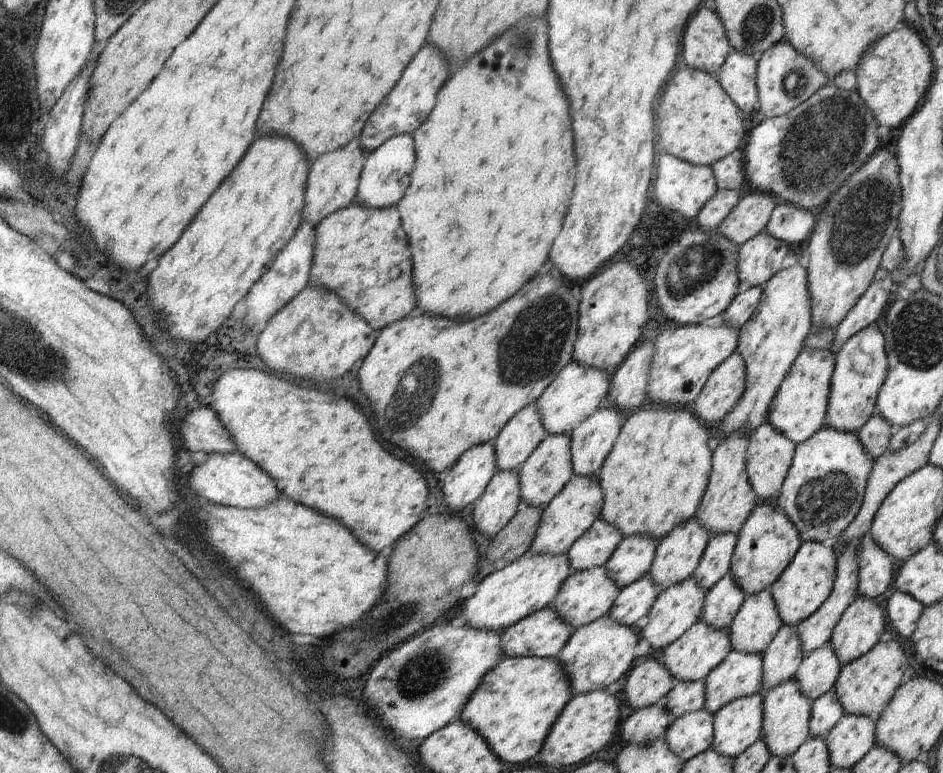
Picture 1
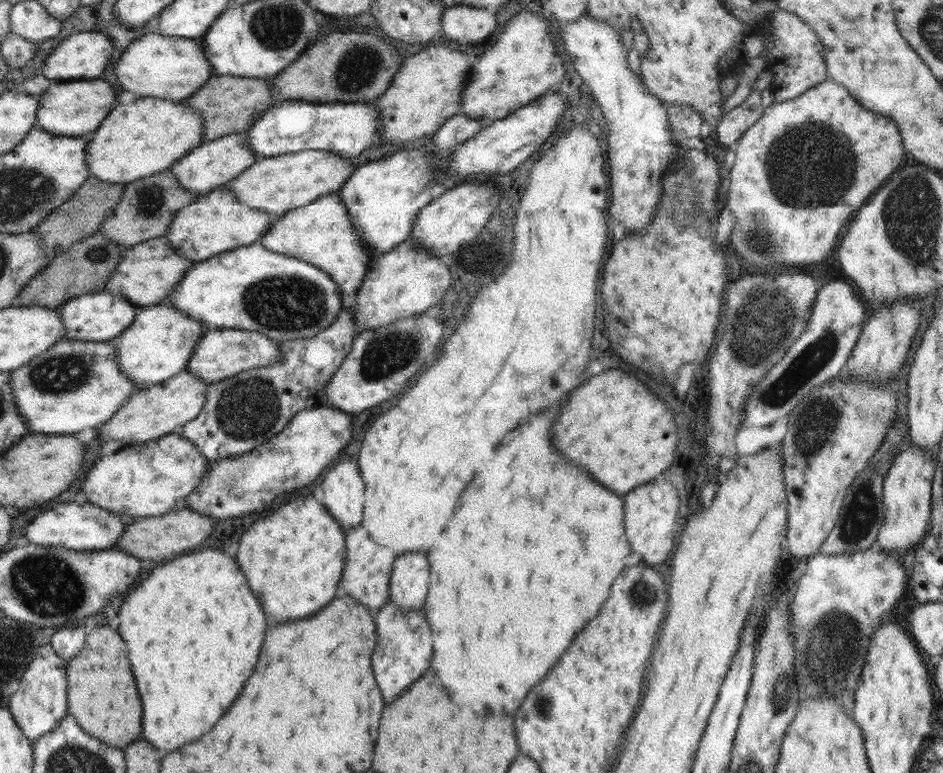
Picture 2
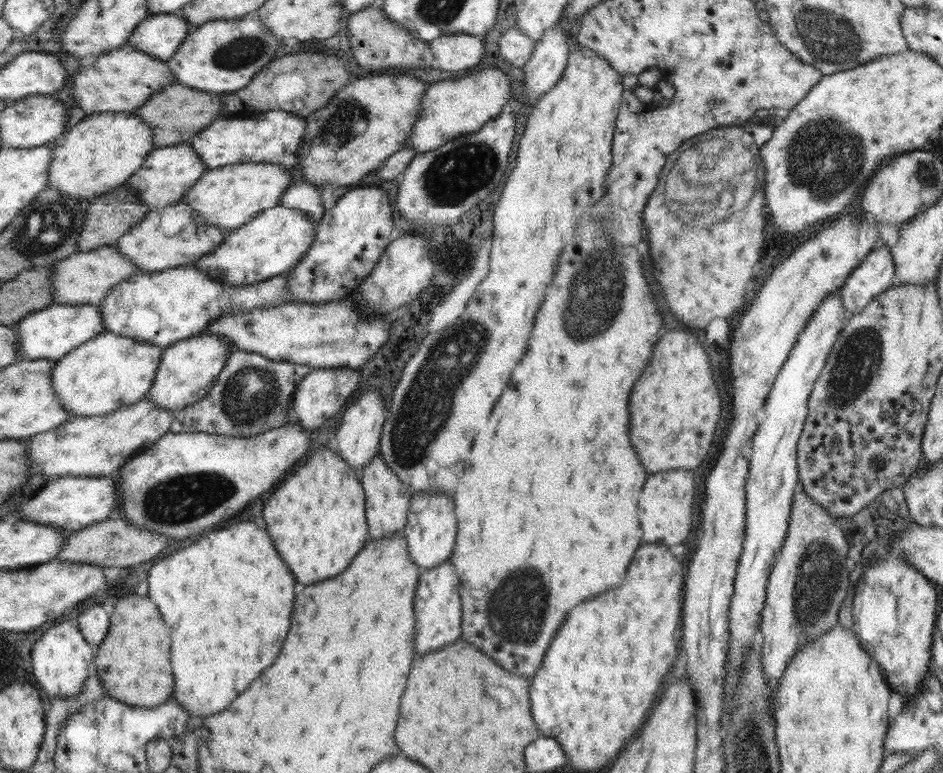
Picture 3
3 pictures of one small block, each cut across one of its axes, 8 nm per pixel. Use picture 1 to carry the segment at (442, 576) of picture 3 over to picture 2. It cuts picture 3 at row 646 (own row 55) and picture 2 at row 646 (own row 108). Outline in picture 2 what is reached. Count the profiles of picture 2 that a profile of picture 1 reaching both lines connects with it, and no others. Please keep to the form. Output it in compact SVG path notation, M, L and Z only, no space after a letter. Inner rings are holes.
M391 599L377 609L373 616L376 625L377 644L372 653L372 670L379 684L382 698L386 704L394 702L414 680L430 668L432 660L432 631L426 620L423 607L419 610L404 610Z

